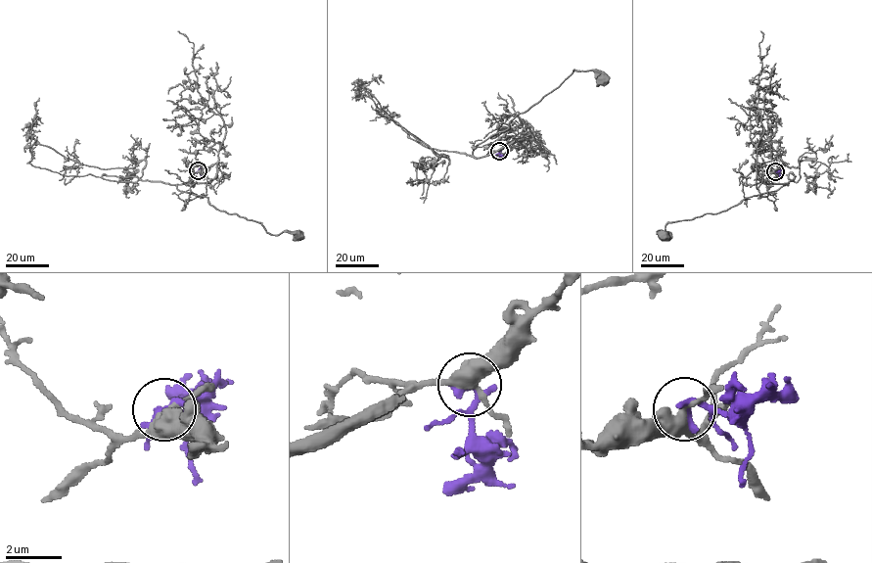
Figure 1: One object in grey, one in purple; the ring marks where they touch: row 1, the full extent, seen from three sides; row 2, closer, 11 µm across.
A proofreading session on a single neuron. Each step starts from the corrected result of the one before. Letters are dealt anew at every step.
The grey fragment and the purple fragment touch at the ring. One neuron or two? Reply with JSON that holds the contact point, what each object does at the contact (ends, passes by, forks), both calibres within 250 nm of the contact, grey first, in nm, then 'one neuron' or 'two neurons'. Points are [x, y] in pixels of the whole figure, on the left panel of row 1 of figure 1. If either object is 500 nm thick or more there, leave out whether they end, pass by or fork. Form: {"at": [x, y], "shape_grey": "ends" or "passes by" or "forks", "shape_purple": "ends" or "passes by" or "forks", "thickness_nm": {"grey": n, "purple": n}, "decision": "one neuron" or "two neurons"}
{"at": [198, 170], "shape_grey": "forks", "shape_purple": "ends", "thickness_nm": {"grey": 360, "purple": 420}, "decision": "two neurons"}

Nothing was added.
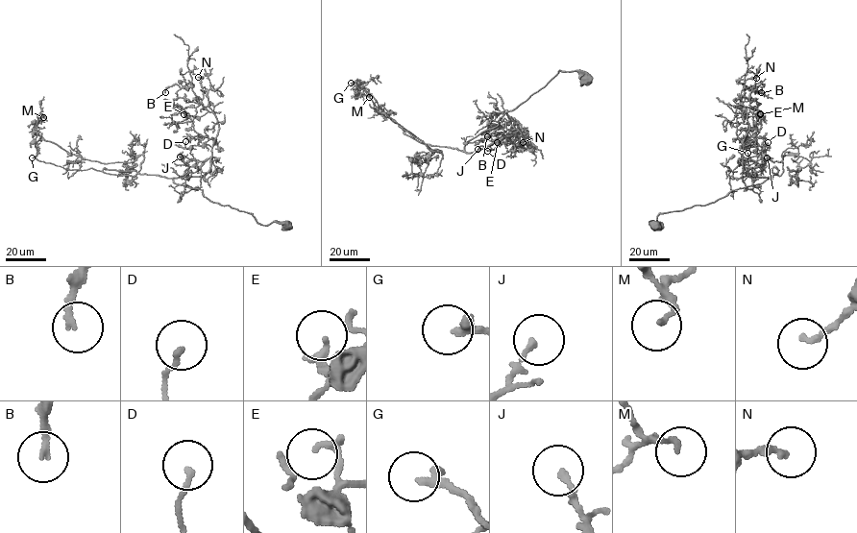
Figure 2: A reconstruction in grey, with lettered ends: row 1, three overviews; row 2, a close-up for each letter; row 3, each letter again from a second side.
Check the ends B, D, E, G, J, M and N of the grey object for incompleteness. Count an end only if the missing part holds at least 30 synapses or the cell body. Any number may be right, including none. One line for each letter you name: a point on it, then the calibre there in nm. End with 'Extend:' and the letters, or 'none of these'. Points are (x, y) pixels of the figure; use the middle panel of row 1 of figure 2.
G: place (351, 83); calibre 260 nm
Extend: G

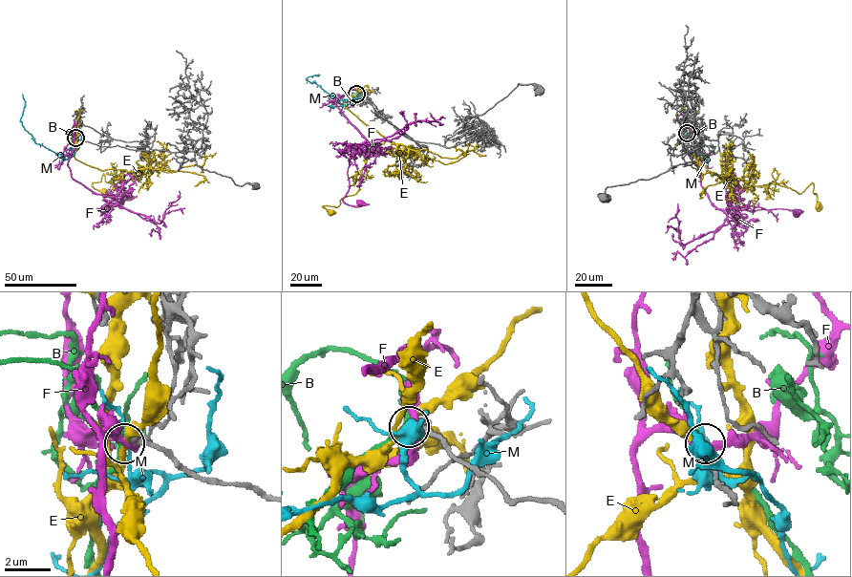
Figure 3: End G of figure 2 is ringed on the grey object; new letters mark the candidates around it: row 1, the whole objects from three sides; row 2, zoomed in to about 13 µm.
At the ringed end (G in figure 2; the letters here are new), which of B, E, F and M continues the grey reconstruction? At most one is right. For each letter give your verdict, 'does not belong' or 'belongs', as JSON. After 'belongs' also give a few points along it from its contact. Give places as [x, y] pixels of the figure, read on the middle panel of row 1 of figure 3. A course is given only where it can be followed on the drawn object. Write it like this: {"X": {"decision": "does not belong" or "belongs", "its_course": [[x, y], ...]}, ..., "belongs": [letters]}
{"B": {"decision": "belongs"}, "E": {"decision": "does not belong"}, "F": {"decision": "does not belong"}, "M": {"decision": "does not belong"}, "belongs": ["B"]}

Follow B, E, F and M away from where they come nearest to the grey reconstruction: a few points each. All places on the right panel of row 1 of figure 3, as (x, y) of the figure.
B: (687, 133), (684, 126), (692, 123), (698, 136), (695, 135)
E: (687, 133), (698, 147), (711, 175), (723, 176), (744, 187), (777, 184), (800, 193), (812, 182), (819, 206)
F: (687, 133), (681, 133), (682, 146), (713, 204), (733, 215), (744, 209), (802, 211), (796, 213)
M: (687, 133), (692, 137), (697, 155), (689, 136), (694, 119), (688, 95), (691, 74)

